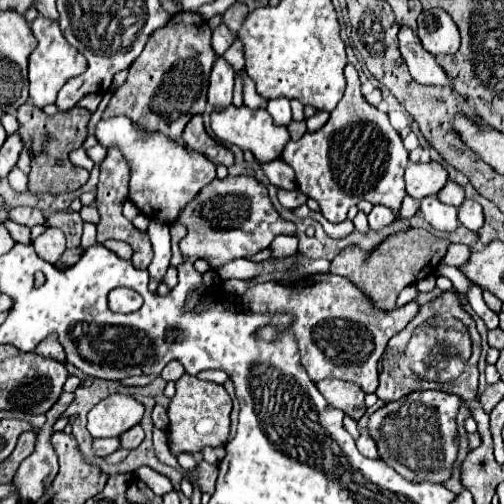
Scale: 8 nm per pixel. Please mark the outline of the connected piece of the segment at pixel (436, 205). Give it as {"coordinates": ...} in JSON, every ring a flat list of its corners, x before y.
{"coordinates":[[427,196,421,200,421,216,435,228,443,232,451,232,459,226,457,210,453,206,443,204,437,196]]}

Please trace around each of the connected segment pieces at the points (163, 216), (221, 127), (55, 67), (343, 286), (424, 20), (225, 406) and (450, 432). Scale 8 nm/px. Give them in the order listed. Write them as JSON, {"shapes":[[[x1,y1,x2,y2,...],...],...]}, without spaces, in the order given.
{"shapes":[[[127,116,101,120,95,128,99,144,105,148,119,148,129,164,129,200,149,218,171,224,185,204,215,178,215,164,201,152,189,150,181,140,171,140,157,130,143,130]],[[229,104,227,108,223,108,223,112,213,110,211,112,211,130,215,132,215,136,221,142,237,144,243,150,251,150,259,162,269,162,269,160,279,158,285,142,289,140,287,126,277,126,267,110,263,110,263,108,253,110,253,108,247,108,245,104,239,108,235,104]],[[39,16,33,20,31,30,39,44,29,56,29,98,37,108,45,108,55,102,55,96,59,94,61,86,69,78,79,76,87,68,87,60,83,58,83,54,75,52,75,48,71,48,67,44,67,40,63,38,61,28,55,20,47,20,47,18]],[[331,272,311,274,301,278,301,282,304,283,257,284,241,296,243,310,251,314,291,312,295,316,295,324,291,324,291,332,299,346,301,362,313,382,325,378,339,378,361,386,365,392,375,392,377,362,389,338,401,332,419,312,419,304,413,300,401,308,383,312,381,308,375,308,375,304,371,304,371,298,367,298,367,294,357,284,351,284,351,280,343,276,335,276]],[[441,8,423,10,417,24,419,24,417,36,423,48,429,50,435,58,443,58,459,50,461,38,459,38,457,24]],[[183,374,177,382,177,392,169,404,169,448,179,452,201,452,203,446,225,446,229,436,231,398,221,384,203,382,197,376]],[[423,390,403,396,395,402,387,402,369,416,369,436,375,440,379,458,395,468,405,480,443,484,451,478,453,464,459,450,457,412,461,398,457,394]]]}

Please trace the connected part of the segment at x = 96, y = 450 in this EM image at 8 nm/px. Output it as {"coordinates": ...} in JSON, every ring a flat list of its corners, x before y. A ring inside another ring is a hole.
{"coordinates":[[95,438,93,440,93,454,95,456,107,456,119,448,119,438]]}

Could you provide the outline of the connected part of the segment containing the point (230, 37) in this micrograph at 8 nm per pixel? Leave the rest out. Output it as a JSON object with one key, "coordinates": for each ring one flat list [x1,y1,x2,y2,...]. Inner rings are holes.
{"coordinates":[[221,24,217,30,213,30,213,48,215,48,217,56,223,56,223,52,233,44,233,40,235,40,235,34,225,24]]}

